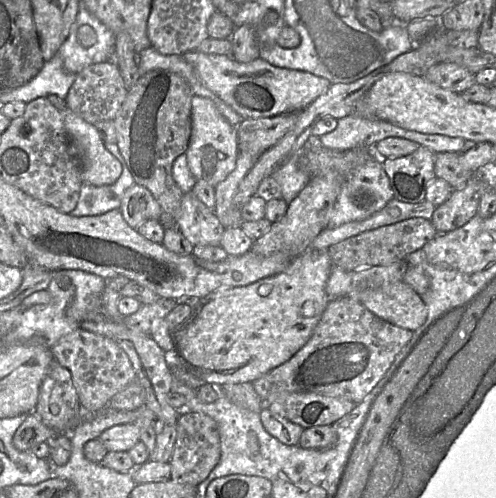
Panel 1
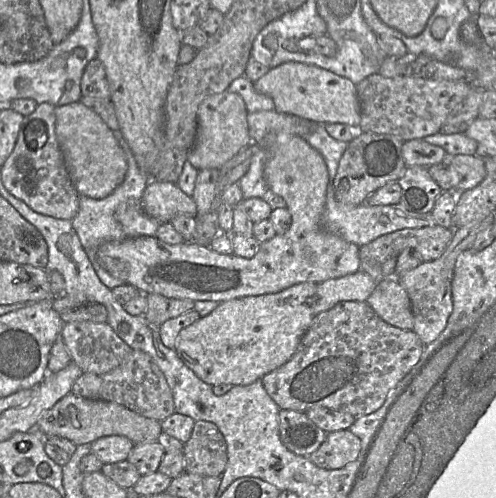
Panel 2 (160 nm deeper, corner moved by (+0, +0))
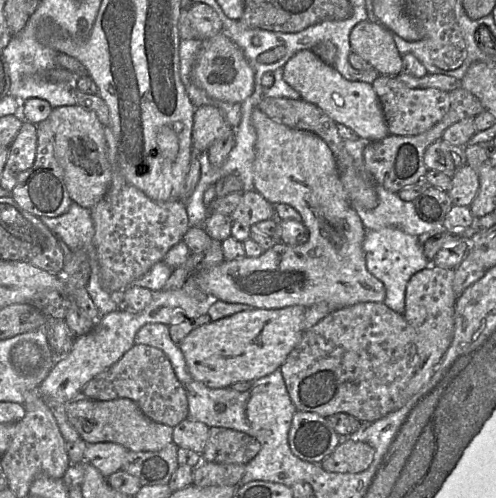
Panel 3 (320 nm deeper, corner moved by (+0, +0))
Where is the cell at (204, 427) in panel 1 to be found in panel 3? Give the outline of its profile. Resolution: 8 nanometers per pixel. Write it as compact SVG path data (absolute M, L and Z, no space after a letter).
M210 427L208 441L201 455L203 462L246 465L260 450L260 442L246 433Z

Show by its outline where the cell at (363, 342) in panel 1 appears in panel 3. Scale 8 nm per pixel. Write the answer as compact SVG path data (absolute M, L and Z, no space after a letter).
M364 302L334 310L304 331L280 371L297 411L316 413L324 418L344 413L362 424L370 424L407 402L402 390L416 371L416 366L415 332L404 315L393 311L383 302Z

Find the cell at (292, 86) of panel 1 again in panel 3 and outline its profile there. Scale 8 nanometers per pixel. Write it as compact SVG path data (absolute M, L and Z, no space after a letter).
M311 50L298 52L282 69L283 79L300 94L301 100L319 107L337 124L351 128L360 139L373 142L390 134L380 100L371 84L345 79L334 67L325 64Z

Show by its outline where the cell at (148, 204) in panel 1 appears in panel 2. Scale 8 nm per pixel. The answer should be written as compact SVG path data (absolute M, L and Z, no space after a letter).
M150 181L140 199L143 210L160 223L168 223L175 216L196 216L197 206L192 197L180 190L178 184Z

